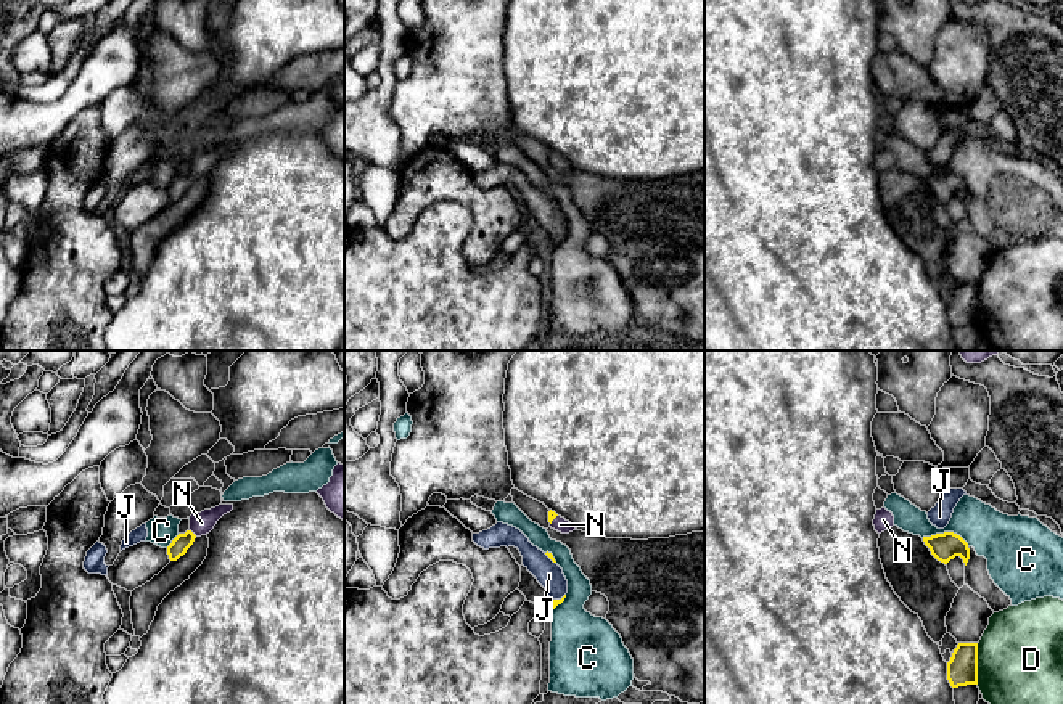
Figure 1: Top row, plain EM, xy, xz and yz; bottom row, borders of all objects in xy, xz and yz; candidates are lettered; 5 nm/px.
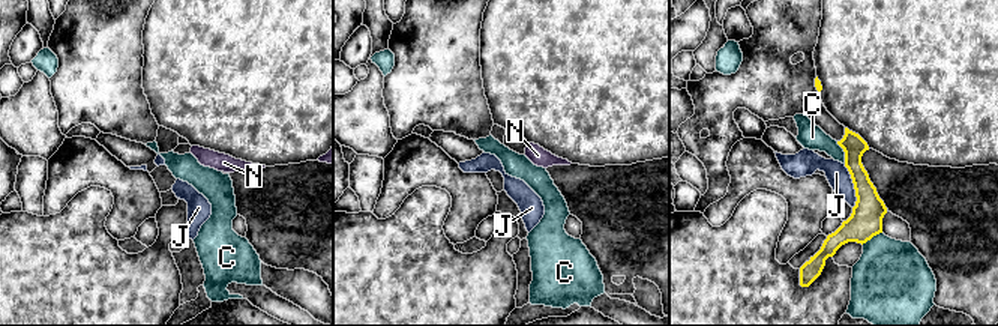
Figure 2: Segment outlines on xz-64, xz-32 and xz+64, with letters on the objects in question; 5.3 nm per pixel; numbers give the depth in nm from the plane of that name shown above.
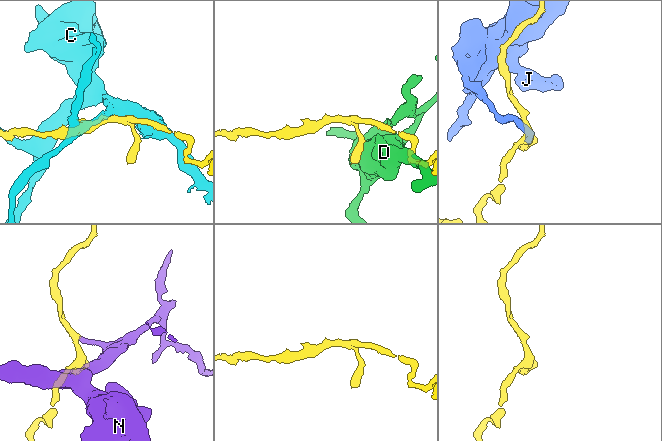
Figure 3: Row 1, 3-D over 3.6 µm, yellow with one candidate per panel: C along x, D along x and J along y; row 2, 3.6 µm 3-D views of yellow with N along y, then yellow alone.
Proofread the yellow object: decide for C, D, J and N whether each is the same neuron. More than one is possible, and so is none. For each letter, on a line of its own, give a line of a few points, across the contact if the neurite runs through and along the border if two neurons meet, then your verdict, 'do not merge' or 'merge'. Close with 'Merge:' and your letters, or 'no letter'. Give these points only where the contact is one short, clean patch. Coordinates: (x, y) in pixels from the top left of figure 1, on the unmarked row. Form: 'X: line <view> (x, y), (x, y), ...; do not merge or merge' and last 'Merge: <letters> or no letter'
C: do not merge
D: do not merge
J: line xz (565, 233), (560, 238), (550, 238); do not merge
N: line xy (182, 182), (192, 172), (201, 163); merge
Merge: N

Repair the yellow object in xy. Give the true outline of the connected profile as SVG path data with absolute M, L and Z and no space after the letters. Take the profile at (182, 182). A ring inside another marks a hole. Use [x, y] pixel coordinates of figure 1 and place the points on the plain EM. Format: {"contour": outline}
{"contour": "M219 145L215 148L191 154L190 169L185 174L179 174L167 186L169 199L177 201L180 196L183 196L196 177L209 174L217 161L232 149L233 145Z"}

